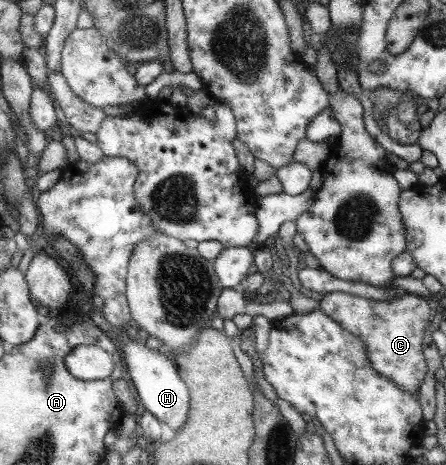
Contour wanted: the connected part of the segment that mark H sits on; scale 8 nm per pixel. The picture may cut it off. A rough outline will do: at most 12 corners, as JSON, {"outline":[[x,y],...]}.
{"outline":[[130,338],[121,348],[140,402],[175,432],[191,394],[163,350]]}

